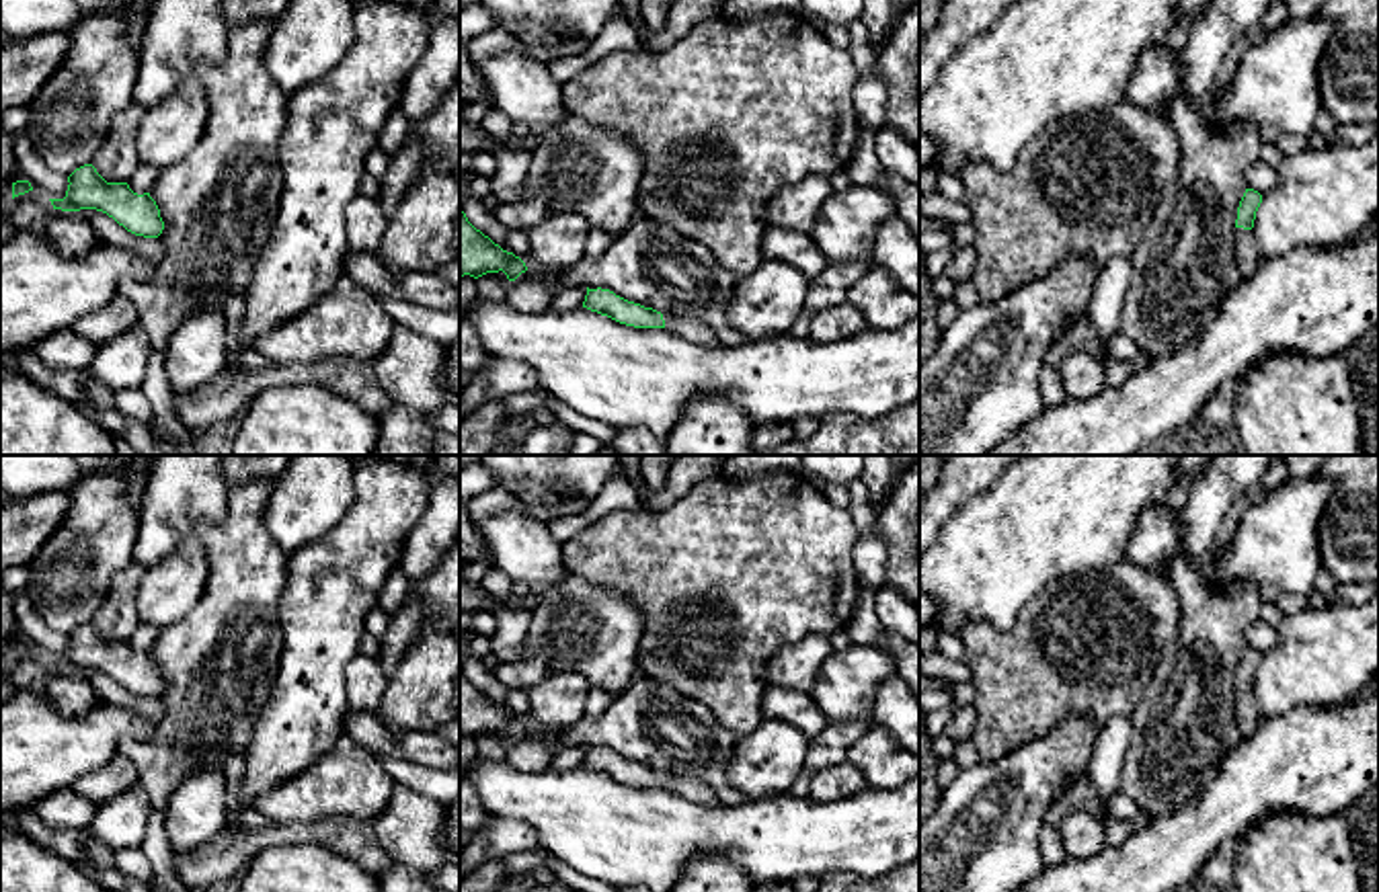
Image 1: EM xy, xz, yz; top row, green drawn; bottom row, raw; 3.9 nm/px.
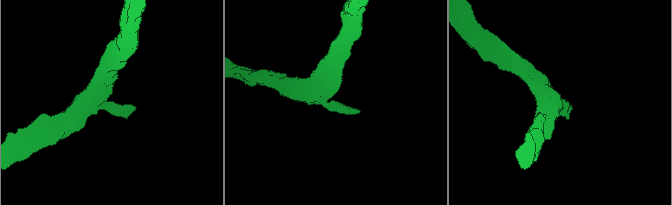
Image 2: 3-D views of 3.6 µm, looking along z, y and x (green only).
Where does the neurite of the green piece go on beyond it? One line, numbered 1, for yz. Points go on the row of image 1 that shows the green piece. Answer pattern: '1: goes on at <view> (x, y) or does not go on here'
1: goes on at yz (1246, 240)

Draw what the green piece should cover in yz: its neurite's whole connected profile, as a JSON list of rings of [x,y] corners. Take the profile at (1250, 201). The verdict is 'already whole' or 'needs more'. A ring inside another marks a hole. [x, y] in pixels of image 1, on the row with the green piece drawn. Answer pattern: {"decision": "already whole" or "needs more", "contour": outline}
{"decision": "needs more", "contour": [[[1246,189],[1239,207],[1237,207],[1237,219],[1235,219],[1235,244],[1239,250],[1242,260],[1260,262],[1264,258],[1256,234],[1254,234],[1254,219],[1256,211],[1262,203],[1262,195],[1254,189]]]}

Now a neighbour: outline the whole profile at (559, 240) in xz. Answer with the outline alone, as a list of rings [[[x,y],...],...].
[[[568,211],[550,213],[525,234],[529,238],[534,273],[560,273],[585,256],[591,224]]]

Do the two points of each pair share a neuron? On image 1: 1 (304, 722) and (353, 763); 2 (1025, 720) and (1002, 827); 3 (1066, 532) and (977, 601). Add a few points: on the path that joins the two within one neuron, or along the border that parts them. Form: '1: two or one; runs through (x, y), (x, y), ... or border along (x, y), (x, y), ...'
1: two; border along (343, 733), (325, 753), (294, 774)
2: two; border along (1059, 720), (1043, 737), (998, 759), (979, 763)
3: one; runs through (1043, 536), (1000, 579)

